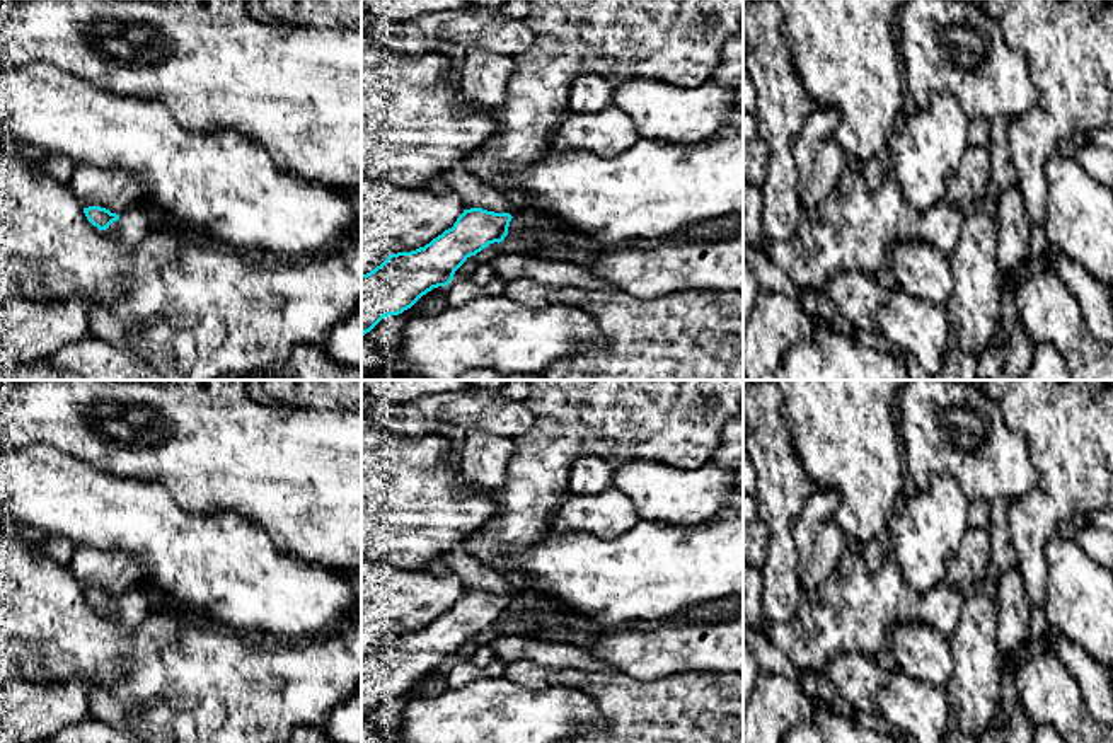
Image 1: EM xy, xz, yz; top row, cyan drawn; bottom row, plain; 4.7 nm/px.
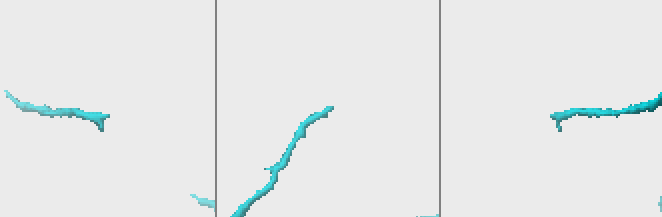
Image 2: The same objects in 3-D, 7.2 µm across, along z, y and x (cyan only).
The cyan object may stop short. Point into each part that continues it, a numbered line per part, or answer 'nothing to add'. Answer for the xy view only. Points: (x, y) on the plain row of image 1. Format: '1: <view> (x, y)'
1: xy (133, 605)

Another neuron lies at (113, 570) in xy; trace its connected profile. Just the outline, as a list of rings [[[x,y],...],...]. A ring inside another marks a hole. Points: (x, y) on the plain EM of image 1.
[[[75,547],[68,567],[84,590],[101,588],[121,596],[141,585],[145,569],[123,549]]]

